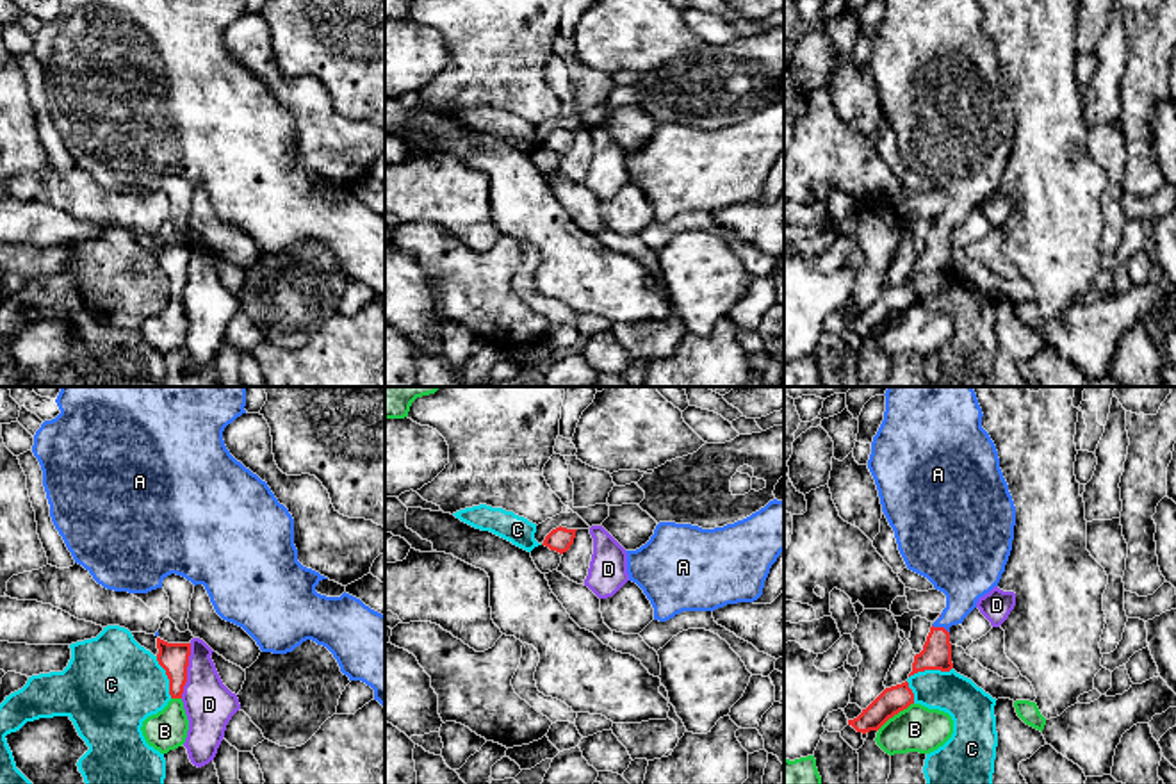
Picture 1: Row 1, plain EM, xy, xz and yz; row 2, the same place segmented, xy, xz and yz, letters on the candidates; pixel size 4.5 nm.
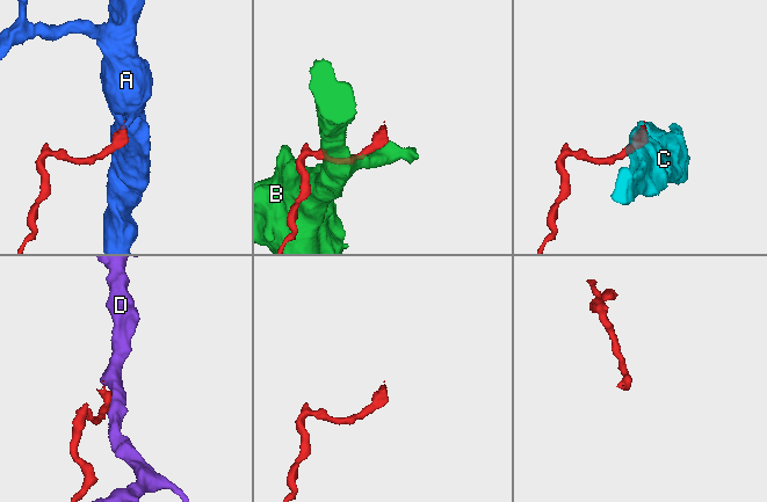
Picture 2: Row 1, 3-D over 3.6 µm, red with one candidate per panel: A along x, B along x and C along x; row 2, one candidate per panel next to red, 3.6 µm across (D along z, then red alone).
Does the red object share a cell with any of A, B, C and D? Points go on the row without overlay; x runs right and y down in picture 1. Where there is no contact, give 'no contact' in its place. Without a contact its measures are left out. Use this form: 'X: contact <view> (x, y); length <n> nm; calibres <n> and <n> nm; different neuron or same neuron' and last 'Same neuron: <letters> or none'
A: contact yz (941, 228); length 90 nm; calibres 140 and 220 nm; same neuron
B: contact yz (895, 314); length 200 nm; calibres 120 and 200 nm; different neuron
C: contact yz (930, 269); length 200 nm; calibres 140 and 190 nm; different neuron
D: contact xy (186, 271); length 260 nm; calibres 140 and 220 nm; different neuron
Same neuron: A

